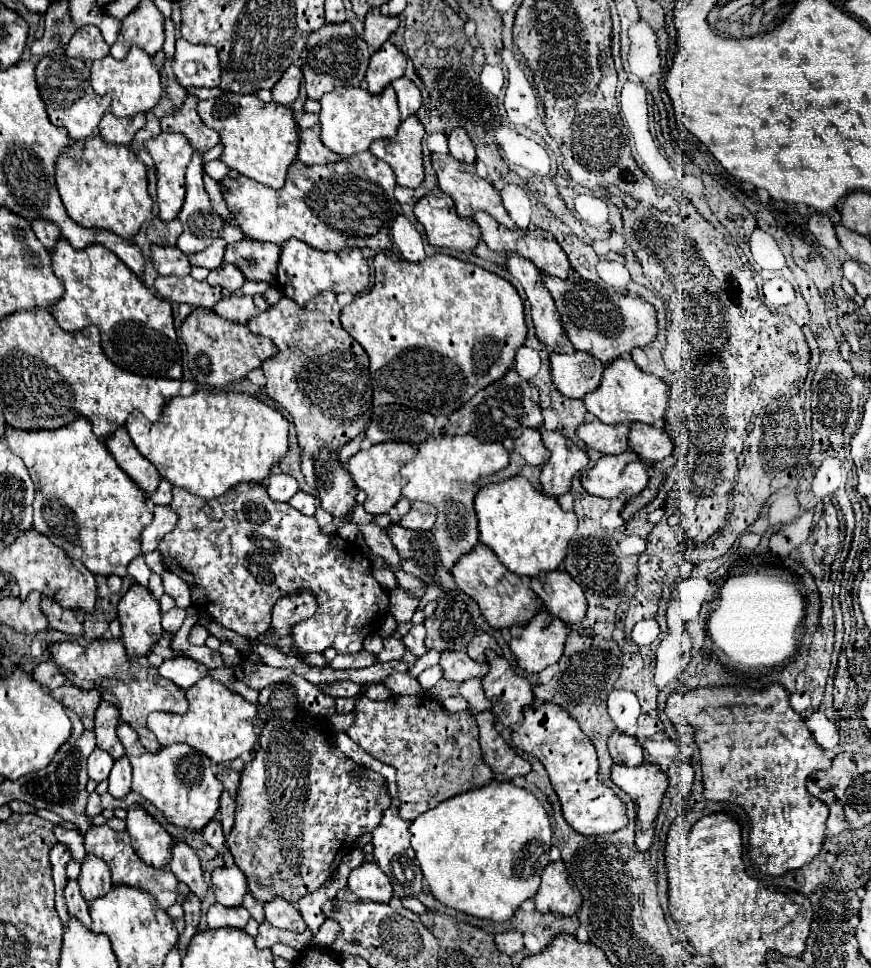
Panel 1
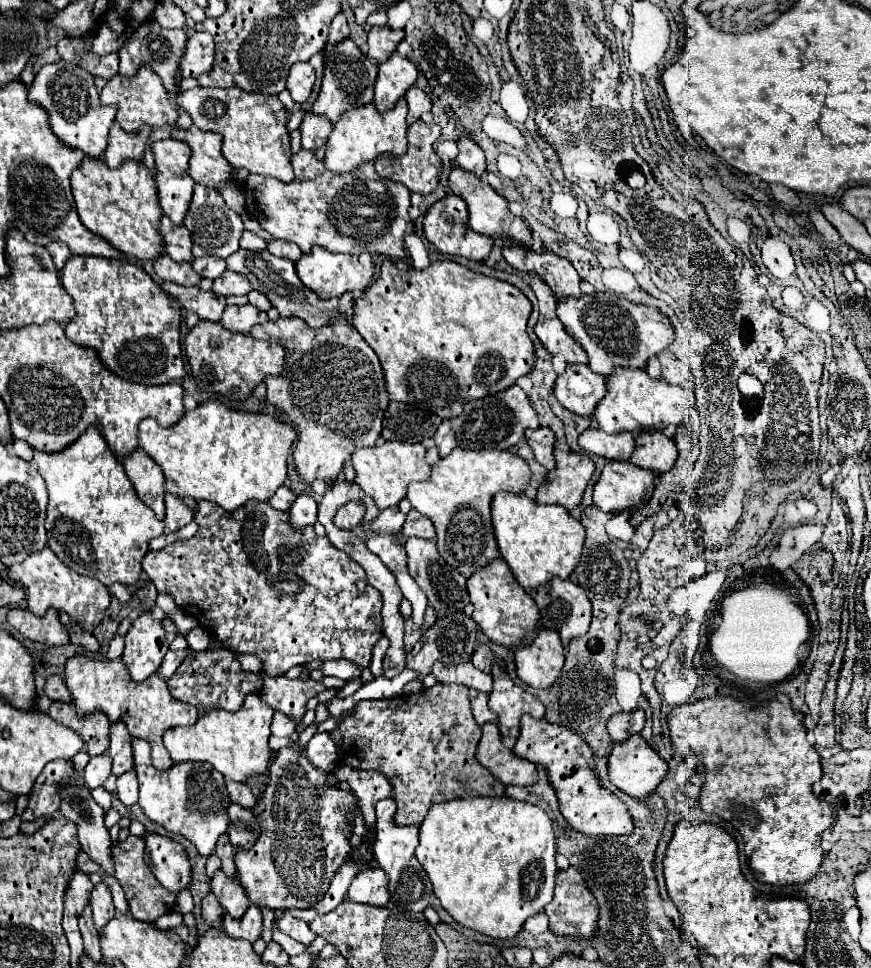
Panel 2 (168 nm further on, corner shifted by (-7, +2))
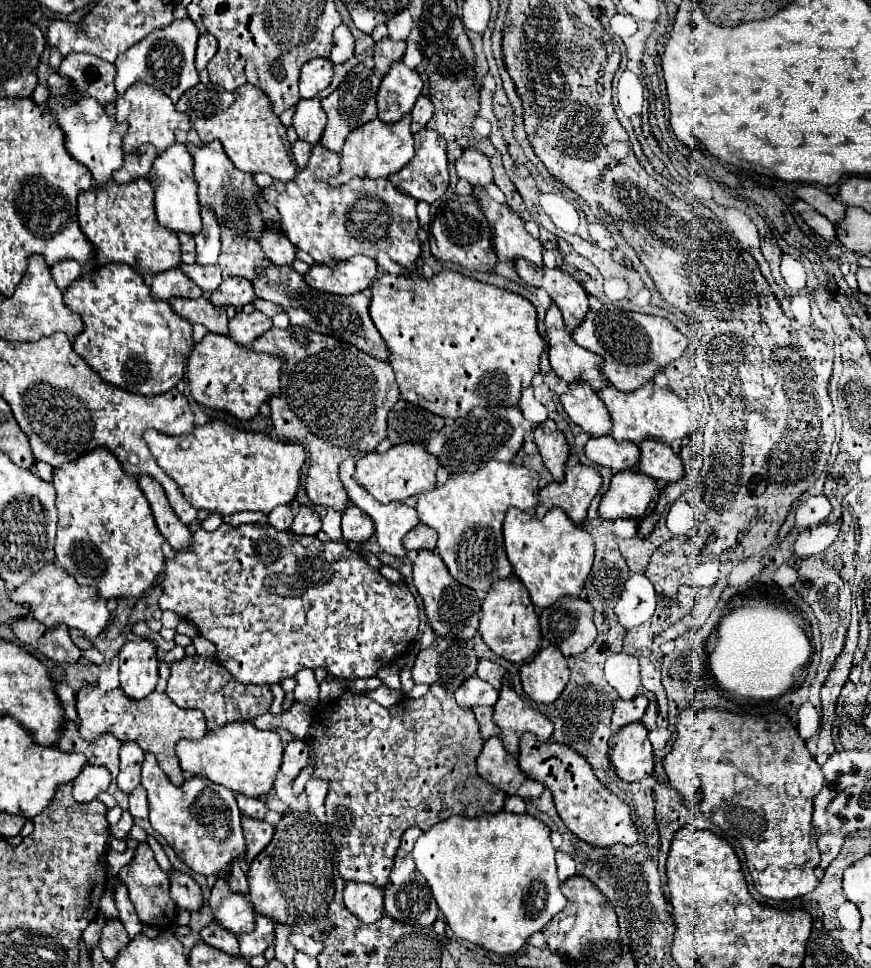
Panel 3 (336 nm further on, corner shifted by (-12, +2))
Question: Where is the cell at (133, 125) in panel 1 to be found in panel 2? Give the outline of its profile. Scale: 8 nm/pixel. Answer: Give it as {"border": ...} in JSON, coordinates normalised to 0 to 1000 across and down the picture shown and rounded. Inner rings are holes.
{"border":[[[134,127],[127,129],[125,148],[123,148],[123,154],[118,158],[121,168],[127,175],[132,175],[144,164],[162,166],[164,164],[164,156],[166,156],[166,148],[169,148],[171,139],[173,139],[173,133],[169,133],[169,129],[164,129],[164,133],[160,133],[160,137],[146,137],[144,133],[137,133]]]}

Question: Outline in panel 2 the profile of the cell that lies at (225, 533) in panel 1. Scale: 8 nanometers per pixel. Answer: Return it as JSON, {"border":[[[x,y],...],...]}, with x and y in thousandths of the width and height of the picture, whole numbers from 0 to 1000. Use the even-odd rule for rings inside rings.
{"border":[[[226,518],[226,524],[222,526],[224,540],[228,542],[228,549],[217,559],[201,559],[199,563],[189,565],[187,569],[178,569],[164,575],[164,590],[171,594],[171,598],[178,602],[180,611],[192,611],[201,617],[203,627],[208,627],[215,635],[224,637],[231,648],[242,652],[251,662],[263,666],[263,670],[272,675],[290,675],[302,683],[302,691],[307,697],[327,697],[336,687],[355,685],[362,681],[401,681],[405,685],[412,685],[414,689],[424,689],[428,666],[440,658],[440,646],[437,646],[437,627],[440,617],[437,613],[421,602],[419,588],[410,584],[396,569],[387,567],[375,555],[364,555],[359,544],[350,544],[346,549],[336,546],[332,542],[332,528],[320,530],[320,526],[313,526],[309,518],[284,518],[279,526],[272,526],[270,530],[261,530],[258,526],[251,526],[251,522],[240,518]]]}

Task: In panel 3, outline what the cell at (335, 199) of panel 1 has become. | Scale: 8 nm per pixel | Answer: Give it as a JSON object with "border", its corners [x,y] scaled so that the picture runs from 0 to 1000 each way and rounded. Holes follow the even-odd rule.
{"border":[[[363,148],[349,177],[340,179],[340,183],[331,189],[315,187],[312,195],[301,195],[301,204],[321,218],[324,241],[342,257],[358,263],[367,274],[386,276],[404,263],[432,268],[434,259],[441,259],[457,274],[473,278],[482,265],[478,208],[459,199],[445,185],[409,185],[409,191],[393,191],[383,195],[377,185],[388,181],[388,177],[390,160]]]}

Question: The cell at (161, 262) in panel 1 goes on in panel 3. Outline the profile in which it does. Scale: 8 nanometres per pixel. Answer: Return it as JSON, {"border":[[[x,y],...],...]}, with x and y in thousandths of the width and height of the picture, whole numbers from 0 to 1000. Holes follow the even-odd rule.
{"border":[[[195,278],[195,280],[181,282],[175,288],[172,301],[179,311],[195,311],[200,307],[214,307],[214,309],[232,307],[232,299],[227,294],[223,294],[207,278]]]}

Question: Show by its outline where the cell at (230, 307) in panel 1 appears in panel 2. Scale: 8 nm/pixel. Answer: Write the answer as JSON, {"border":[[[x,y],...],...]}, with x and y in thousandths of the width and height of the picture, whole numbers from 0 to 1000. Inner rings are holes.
{"border":[[[281,313],[281,315],[263,315],[256,321],[254,327],[254,336],[263,342],[274,342],[274,344],[286,344],[290,336],[295,334],[304,334],[307,332],[307,323],[297,321],[293,315]]]}

